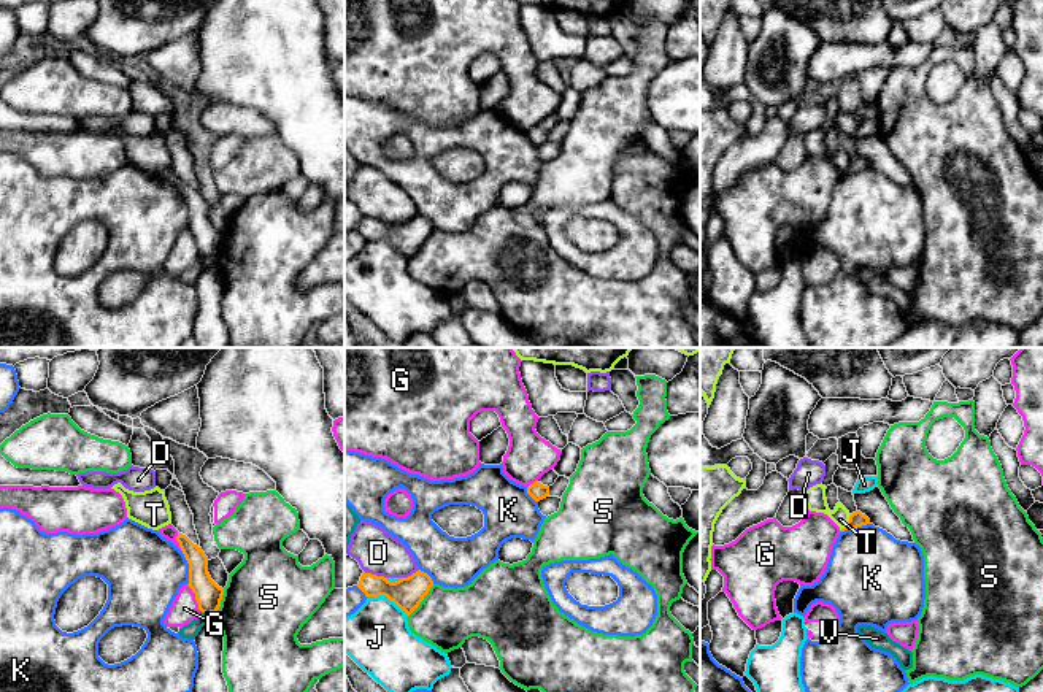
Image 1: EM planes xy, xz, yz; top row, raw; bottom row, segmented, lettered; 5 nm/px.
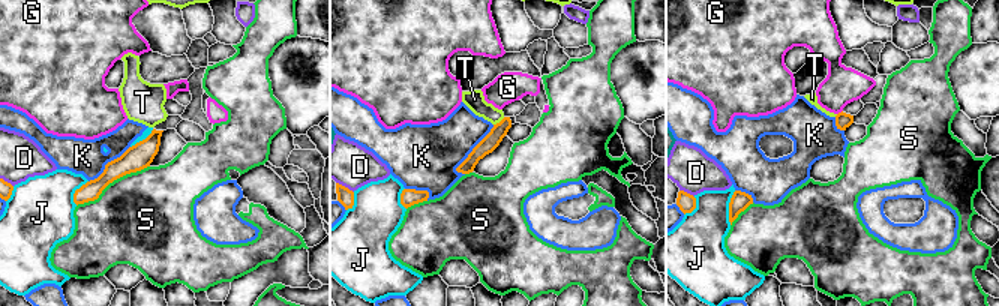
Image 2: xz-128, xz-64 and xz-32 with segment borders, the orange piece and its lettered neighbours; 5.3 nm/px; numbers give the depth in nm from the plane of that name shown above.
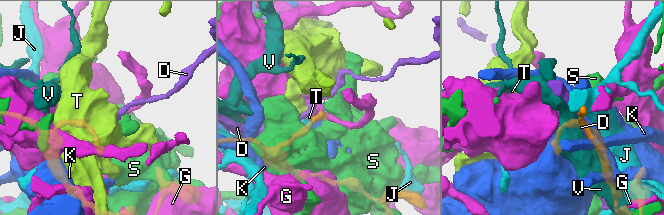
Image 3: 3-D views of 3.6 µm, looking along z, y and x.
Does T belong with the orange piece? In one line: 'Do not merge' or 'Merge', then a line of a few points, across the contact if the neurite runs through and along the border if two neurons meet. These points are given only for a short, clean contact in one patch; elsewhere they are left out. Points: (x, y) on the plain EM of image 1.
Do not merge. Line: yz (851, 159), (840, 175)

